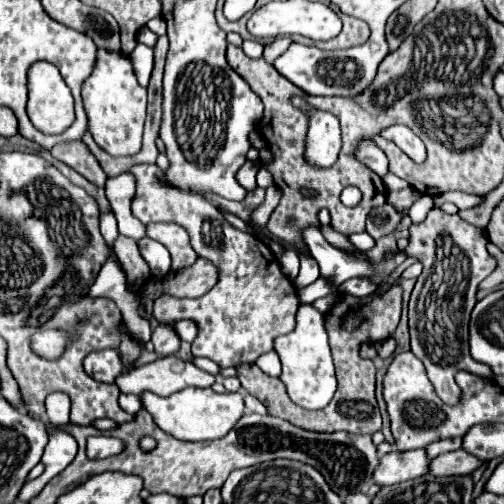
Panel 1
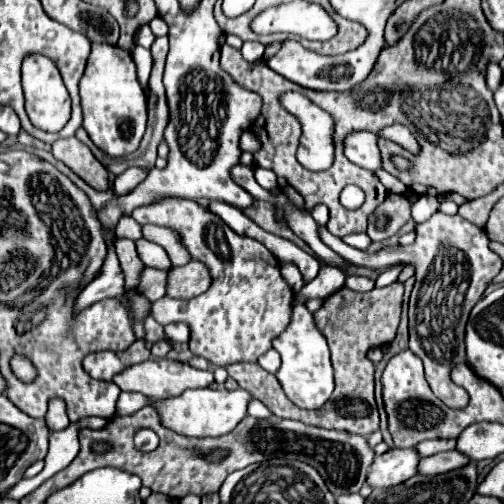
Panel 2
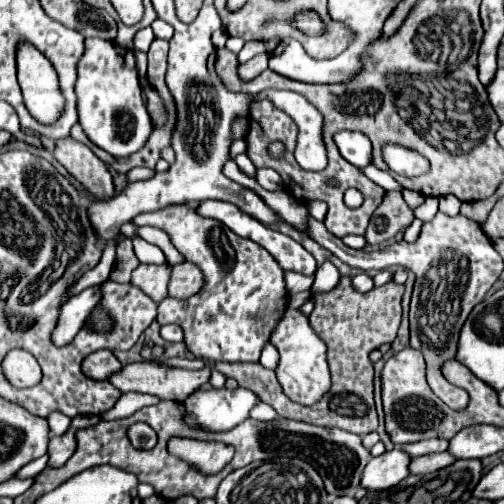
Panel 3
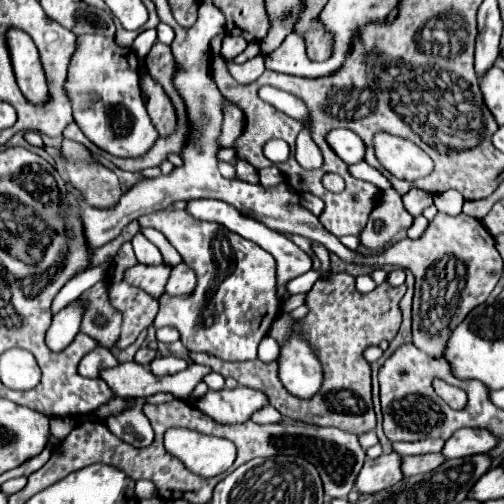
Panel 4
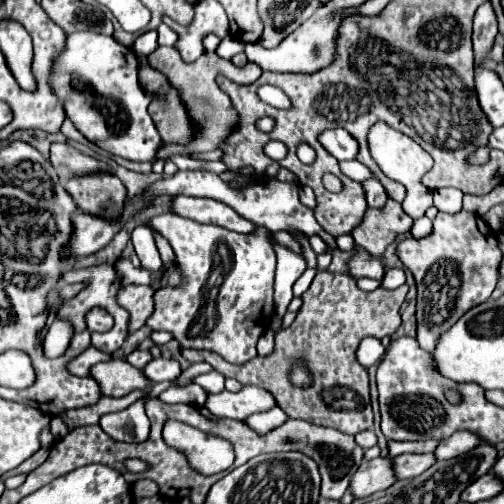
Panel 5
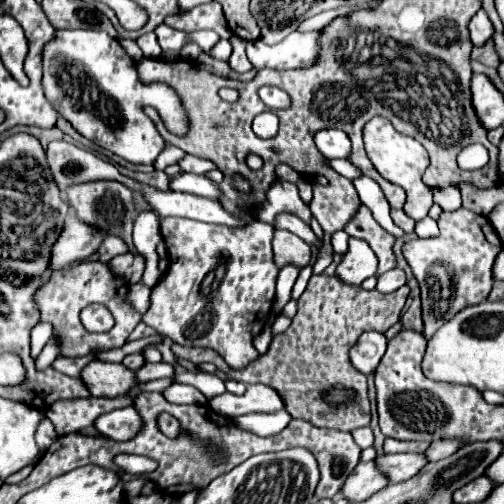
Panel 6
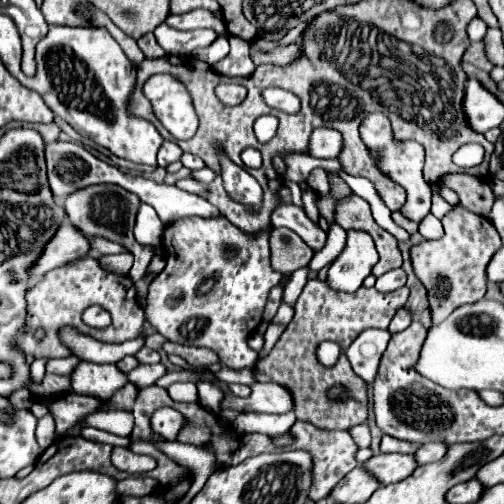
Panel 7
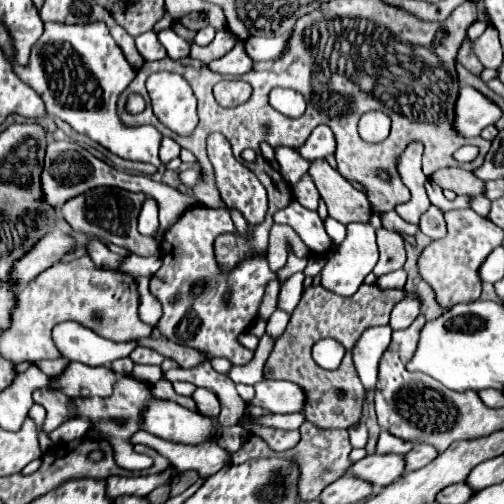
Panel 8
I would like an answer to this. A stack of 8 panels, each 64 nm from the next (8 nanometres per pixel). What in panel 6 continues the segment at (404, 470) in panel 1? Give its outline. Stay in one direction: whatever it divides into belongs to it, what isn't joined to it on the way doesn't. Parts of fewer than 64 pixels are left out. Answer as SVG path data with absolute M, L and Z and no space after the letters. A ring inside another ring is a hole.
M360 462L356 466L356 470L352 472L352 476L348 476L342 494L350 500L350 502L360 502L370 498L374 492L382 490L384 486L388 486L388 476L384 472L378 470L376 462Z

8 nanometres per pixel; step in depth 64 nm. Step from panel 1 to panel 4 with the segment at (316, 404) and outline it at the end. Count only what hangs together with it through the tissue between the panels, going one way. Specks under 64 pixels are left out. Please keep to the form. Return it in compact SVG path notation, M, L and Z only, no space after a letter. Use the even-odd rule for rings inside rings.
M282 312L272 328L270 328L270 336L280 344L280 358L278 358L278 378L280 382L284 384L284 388L296 396L296 398L302 398L302 400L310 400L320 388L322 388L322 382L324 382L324 372L322 372L322 366L320 366L320 360L314 352L314 348L310 346L310 342L302 336L302 332L298 330L298 320L292 318L288 312Z

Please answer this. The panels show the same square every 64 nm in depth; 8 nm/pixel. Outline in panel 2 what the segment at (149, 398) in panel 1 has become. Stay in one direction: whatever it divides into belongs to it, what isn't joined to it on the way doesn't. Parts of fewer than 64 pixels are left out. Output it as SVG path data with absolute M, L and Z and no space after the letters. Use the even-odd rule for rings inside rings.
M202 388L202 390L186 390L182 396L174 396L168 400L152 400L150 406L156 408L160 416L160 424L170 428L176 434L182 436L194 436L194 438L206 438L206 436L224 436L230 430L236 428L236 424L244 418L246 406L248 406L250 394L244 390L214 390L214 388Z

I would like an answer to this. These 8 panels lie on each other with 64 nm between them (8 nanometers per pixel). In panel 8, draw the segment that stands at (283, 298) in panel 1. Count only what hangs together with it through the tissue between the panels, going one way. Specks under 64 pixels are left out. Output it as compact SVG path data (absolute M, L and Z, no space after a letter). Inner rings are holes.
M200 206L192 212L186 212L162 238L162 268L156 276L150 278L150 292L162 304L162 316L156 324L160 334L176 344L192 346L210 356L230 358L234 366L248 364L254 358L254 352L244 348L238 342L238 336L246 332L258 318L260 302L270 280L286 280L298 270L306 268L306 260L288 260L282 272L272 272L266 258L254 257L240 262L232 272L220 272L220 266L214 256L214 240L220 234L236 232L228 210L224 208L206 208ZM224 294L230 294L224 302ZM228 308L228 312L222 312Z

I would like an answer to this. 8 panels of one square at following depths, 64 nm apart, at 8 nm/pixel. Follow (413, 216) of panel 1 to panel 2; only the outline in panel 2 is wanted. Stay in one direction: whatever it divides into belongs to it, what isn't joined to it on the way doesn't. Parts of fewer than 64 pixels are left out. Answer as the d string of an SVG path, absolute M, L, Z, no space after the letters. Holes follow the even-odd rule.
M420 196L418 202L412 204L412 220L416 224L426 222L438 210L438 198L434 196Z

